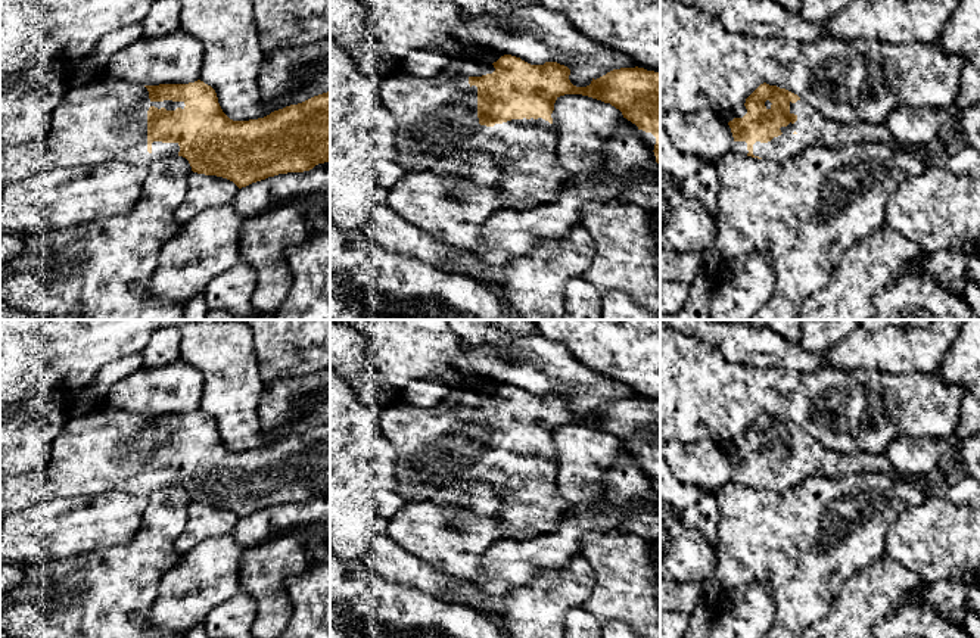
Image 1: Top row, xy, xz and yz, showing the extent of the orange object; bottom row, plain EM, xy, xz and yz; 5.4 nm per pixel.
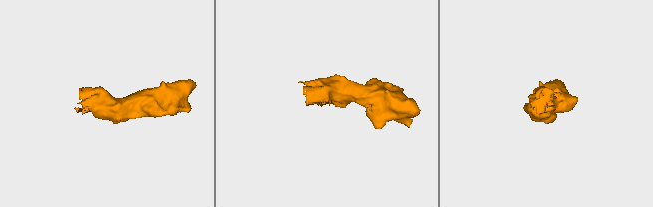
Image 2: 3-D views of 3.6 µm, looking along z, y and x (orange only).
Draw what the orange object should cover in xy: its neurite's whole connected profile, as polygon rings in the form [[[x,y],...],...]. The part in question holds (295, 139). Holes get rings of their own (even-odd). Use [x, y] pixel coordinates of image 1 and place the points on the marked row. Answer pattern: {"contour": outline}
{"contour": [[[103,72],[91,83],[68,91],[53,112],[50,131],[44,137],[24,144],[0,146],[0,193],[13,183],[52,168],[90,166],[109,161],[149,166],[175,155],[186,158],[193,172],[227,178],[239,189],[279,174],[309,171],[318,164],[330,162],[330,91],[264,118],[233,121],[223,112],[215,90],[200,80],[143,87]]]}

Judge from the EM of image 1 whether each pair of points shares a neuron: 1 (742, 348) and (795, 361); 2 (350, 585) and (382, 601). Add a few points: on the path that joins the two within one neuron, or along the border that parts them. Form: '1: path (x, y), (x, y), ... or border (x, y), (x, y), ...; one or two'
1: path (755, 348), (781, 354); one
2: path (357, 593), (366, 601), (375, 601); one

